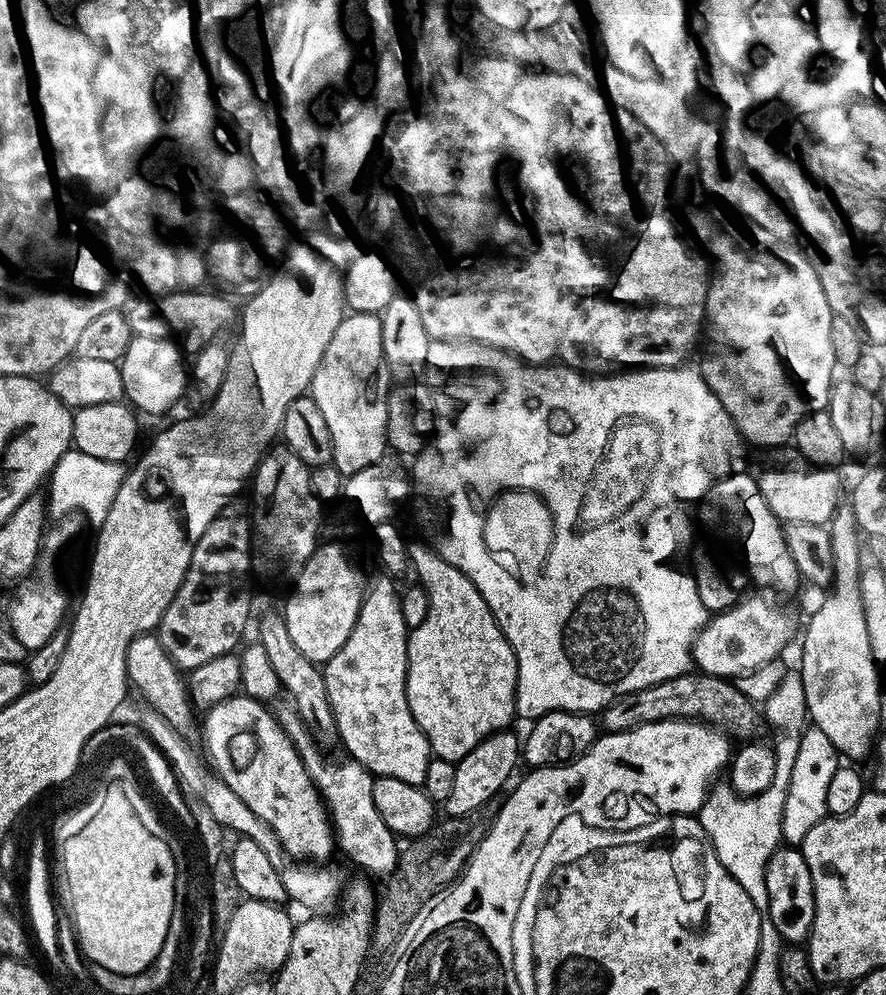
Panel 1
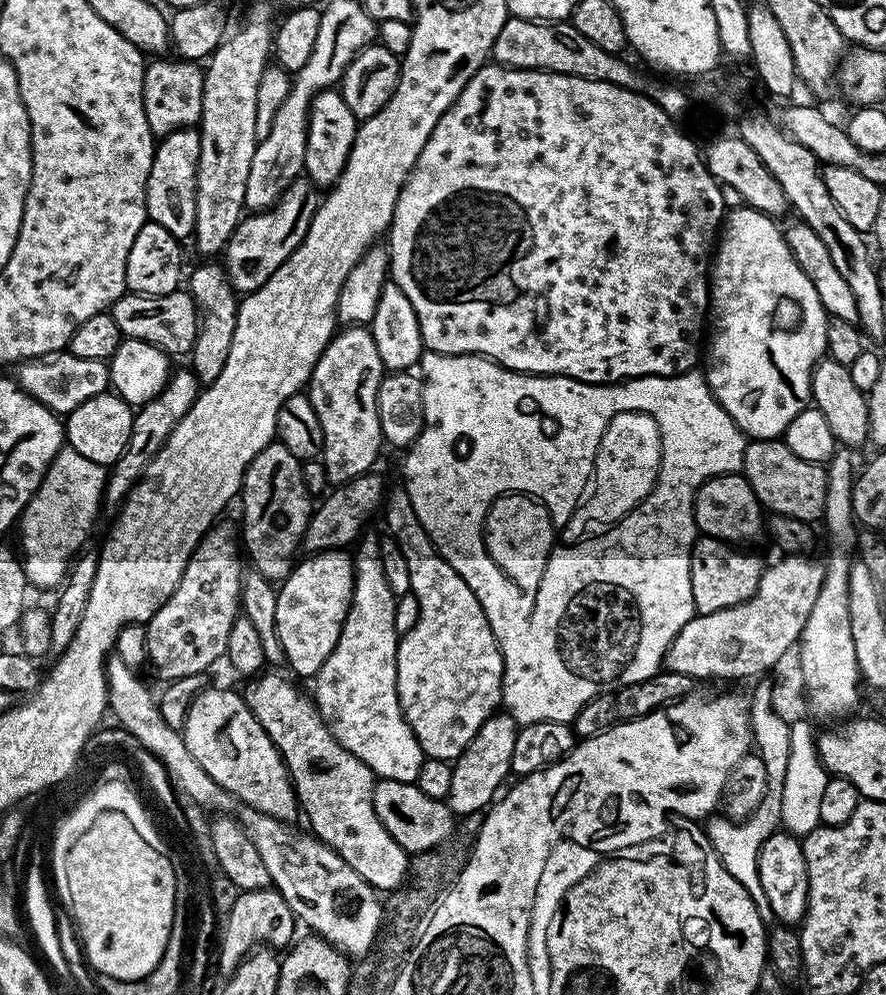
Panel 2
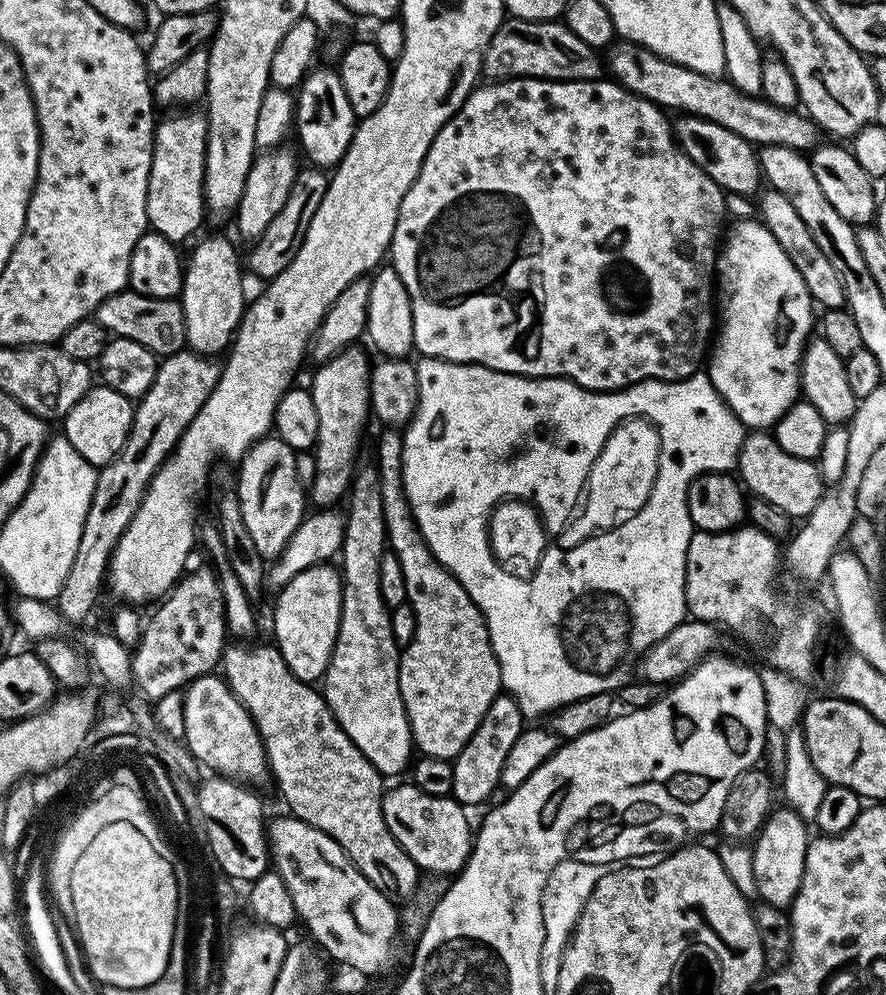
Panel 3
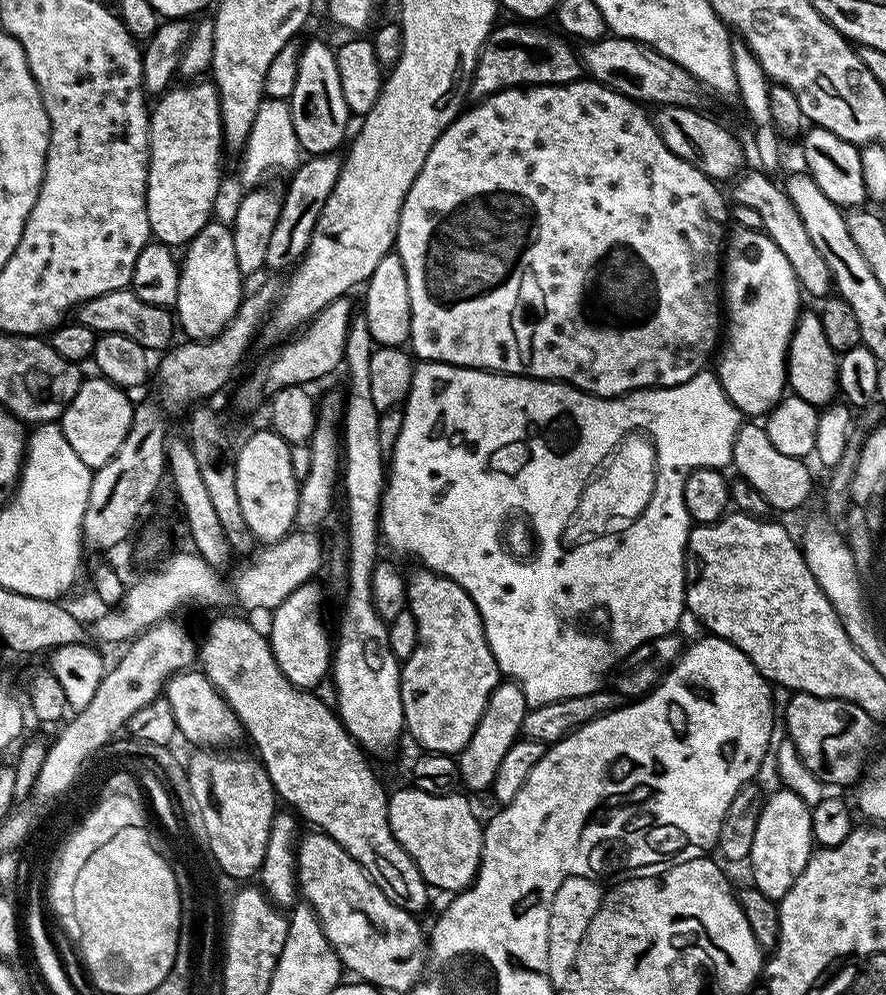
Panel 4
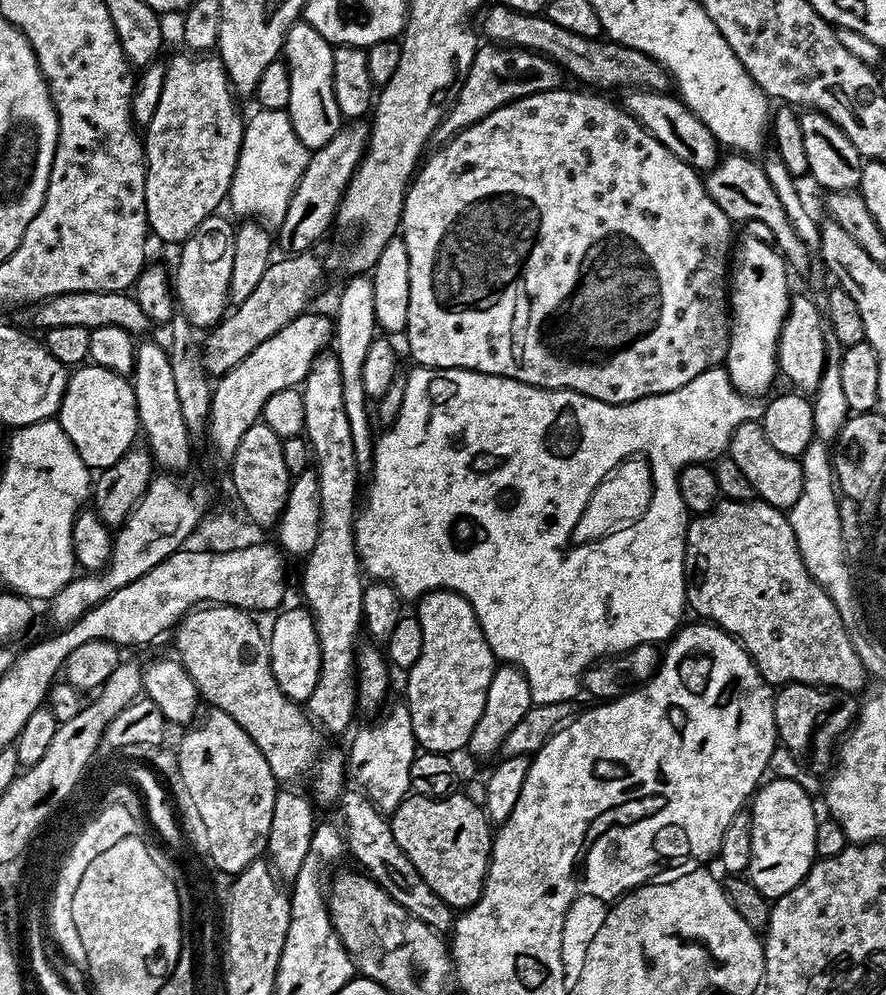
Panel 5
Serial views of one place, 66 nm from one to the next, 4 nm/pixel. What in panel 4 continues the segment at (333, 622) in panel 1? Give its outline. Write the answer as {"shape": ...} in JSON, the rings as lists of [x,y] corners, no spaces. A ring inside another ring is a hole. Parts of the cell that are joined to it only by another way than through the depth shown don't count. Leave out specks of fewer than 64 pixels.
{"shape":[[[309,582],[298,586],[282,606],[278,606],[271,613],[272,629],[267,629],[266,635],[272,646],[272,653],[286,678],[295,688],[315,689],[315,684],[320,684],[330,672],[330,657],[334,651],[333,641],[328,641],[328,632],[324,629],[324,612],[320,607],[324,604],[324,596],[320,593],[319,583]]]}

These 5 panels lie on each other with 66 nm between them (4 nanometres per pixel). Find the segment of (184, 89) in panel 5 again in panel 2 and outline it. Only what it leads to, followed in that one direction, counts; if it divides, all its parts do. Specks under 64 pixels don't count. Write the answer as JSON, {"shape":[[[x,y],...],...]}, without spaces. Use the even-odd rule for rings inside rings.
{"shape":[[[195,127],[179,128],[171,132],[155,145],[150,174],[144,184],[148,220],[162,226],[162,230],[170,230],[170,234],[181,242],[187,241],[194,230],[199,153],[200,134]]]}

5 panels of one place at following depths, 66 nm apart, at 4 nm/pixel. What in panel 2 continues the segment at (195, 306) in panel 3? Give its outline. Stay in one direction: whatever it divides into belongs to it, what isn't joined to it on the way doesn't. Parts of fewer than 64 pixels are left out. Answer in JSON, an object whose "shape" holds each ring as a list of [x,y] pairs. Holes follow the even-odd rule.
{"shape":[[[200,262],[192,272],[192,277],[187,277],[186,288],[191,292],[194,302],[199,308],[198,327],[196,329],[196,341],[190,353],[191,371],[195,372],[197,381],[201,385],[207,386],[222,374],[222,366],[226,366],[226,354],[230,354],[230,342],[234,338],[234,326],[236,325],[236,309],[238,307],[238,293],[228,280],[228,274],[224,270],[223,263],[220,262]]]}

